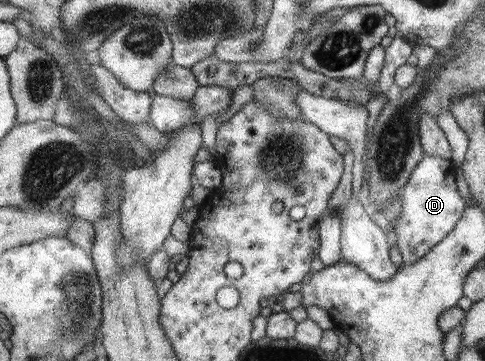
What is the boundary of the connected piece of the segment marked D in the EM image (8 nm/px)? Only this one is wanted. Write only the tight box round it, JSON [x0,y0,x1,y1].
[393,155,469,266]

